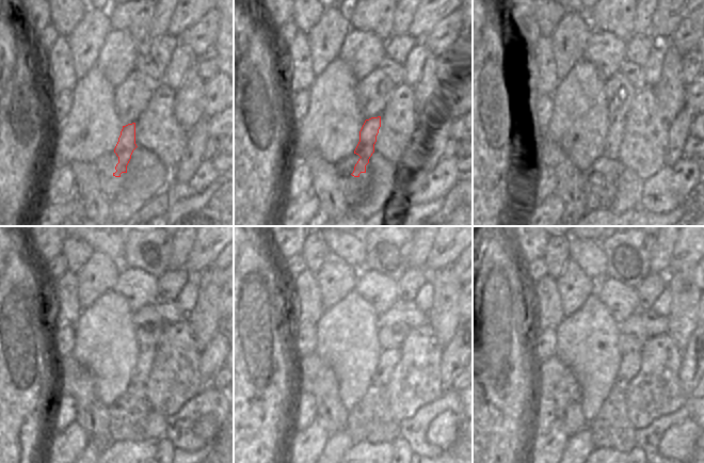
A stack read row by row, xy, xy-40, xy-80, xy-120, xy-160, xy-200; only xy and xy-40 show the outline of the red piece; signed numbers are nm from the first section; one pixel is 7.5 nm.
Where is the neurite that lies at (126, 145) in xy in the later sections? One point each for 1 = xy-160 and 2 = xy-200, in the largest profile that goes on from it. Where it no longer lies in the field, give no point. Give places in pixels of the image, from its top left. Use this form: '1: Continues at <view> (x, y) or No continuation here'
1: Continues at xy-160 (388, 358)
2: Continues at xy-200 (630, 363)

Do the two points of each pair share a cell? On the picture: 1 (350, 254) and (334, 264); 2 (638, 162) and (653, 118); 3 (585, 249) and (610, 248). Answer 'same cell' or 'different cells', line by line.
1: different cells
2: same cell
3: different cells

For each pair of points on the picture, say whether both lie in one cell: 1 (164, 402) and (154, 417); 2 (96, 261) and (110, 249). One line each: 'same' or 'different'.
1: different
2: different

